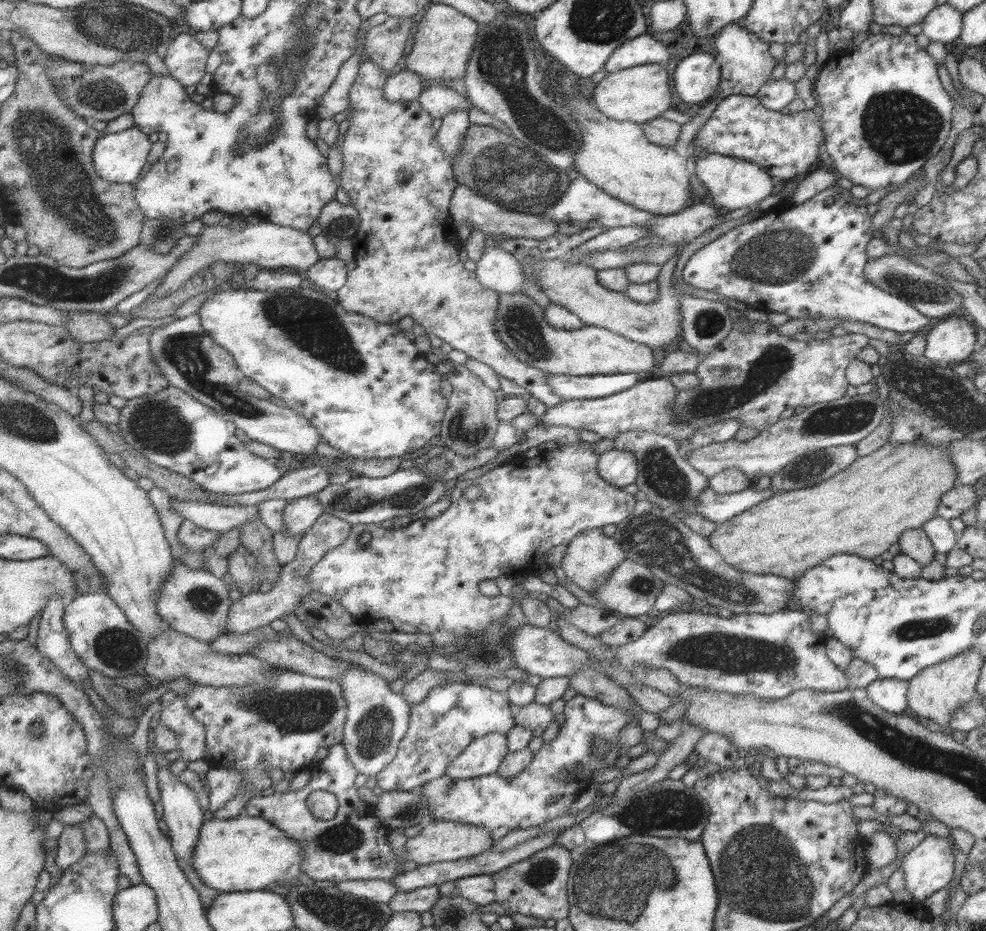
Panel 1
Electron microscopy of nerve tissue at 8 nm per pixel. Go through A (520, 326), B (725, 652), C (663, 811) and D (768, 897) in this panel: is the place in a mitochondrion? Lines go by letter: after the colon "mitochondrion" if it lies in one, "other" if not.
A: mitochondrion
B: mitochondrion
C: mitochondrion
D: mitochondrion

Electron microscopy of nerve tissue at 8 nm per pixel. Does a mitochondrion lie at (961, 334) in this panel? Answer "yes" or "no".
no

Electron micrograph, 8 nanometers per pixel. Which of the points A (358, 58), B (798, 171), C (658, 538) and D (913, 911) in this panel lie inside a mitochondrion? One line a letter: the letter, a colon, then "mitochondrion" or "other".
A: other
B: other
C: mitochondrion
D: other

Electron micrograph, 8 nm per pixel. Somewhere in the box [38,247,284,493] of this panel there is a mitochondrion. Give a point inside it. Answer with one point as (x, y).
(183, 351)

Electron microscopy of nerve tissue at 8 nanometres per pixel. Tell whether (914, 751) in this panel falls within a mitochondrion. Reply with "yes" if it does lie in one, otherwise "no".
yes

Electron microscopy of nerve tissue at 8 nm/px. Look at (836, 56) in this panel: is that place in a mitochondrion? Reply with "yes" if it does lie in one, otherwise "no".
no

